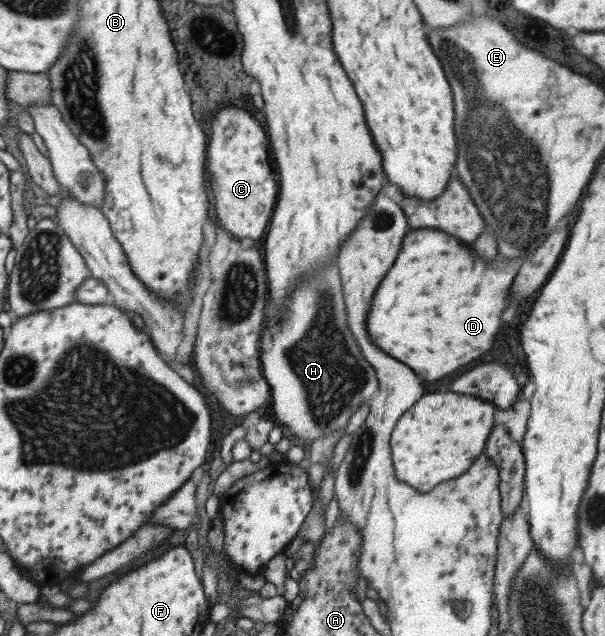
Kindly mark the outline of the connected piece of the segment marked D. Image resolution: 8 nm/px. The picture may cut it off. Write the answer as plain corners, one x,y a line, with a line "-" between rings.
410,228
402,237
400,253
392,269
386,273
382,285
378,285
376,295
372,297
372,307
366,321
372,341
376,341
376,345
380,345
384,353
396,357
398,361
404,361
404,365
408,365
416,375
428,381
440,379
460,369
492,347
492,341
502,327
500,315
510,301
508,297
512,279
519,272
522,262
520,258
510,260
501,256
500,261
494,259
484,267
484,261
472,255
468,247
470,246
460,243
457,237
440,230

